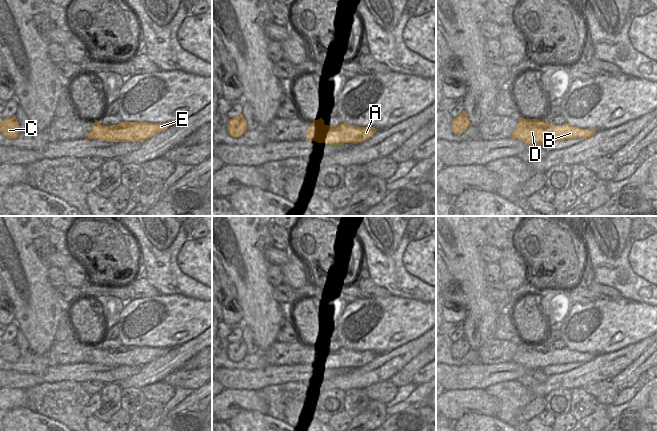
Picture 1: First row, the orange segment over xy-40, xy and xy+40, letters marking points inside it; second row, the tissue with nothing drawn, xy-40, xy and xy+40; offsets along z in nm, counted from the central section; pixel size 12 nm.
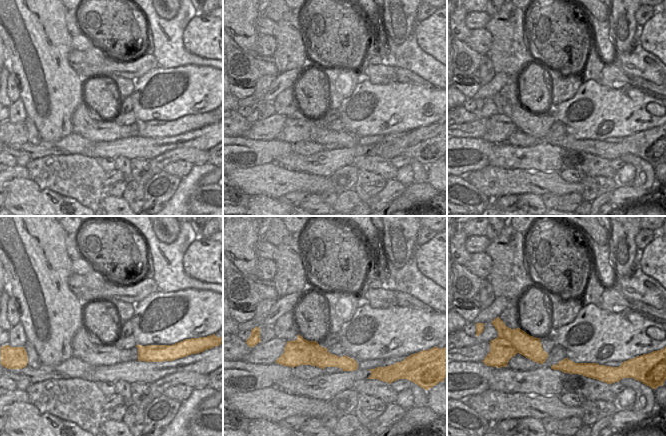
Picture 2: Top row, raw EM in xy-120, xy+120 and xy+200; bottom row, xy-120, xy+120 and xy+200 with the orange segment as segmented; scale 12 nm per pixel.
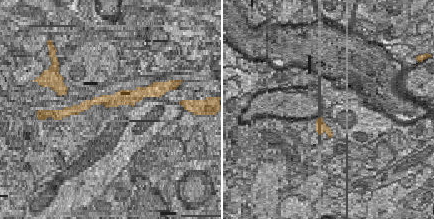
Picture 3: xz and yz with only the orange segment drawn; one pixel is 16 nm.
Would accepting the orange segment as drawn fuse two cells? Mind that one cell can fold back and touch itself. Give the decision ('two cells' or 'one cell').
two cells

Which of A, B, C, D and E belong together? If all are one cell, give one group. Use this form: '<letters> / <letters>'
A B E / C D

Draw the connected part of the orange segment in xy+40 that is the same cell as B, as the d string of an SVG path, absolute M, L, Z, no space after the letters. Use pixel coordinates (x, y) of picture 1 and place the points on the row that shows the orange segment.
M521 117L515 130L512 133L512 138L519 139L529 146L542 145L549 141L563 141L565 139L582 138L587 139L591 137L596 130L591 129L581 129L579 127L571 126L567 123L563 125L550 125L548 120L545 121L546 129L549 132L547 139L545 138L535 138L534 142L530 142L522 137L523 134L523 118Z

